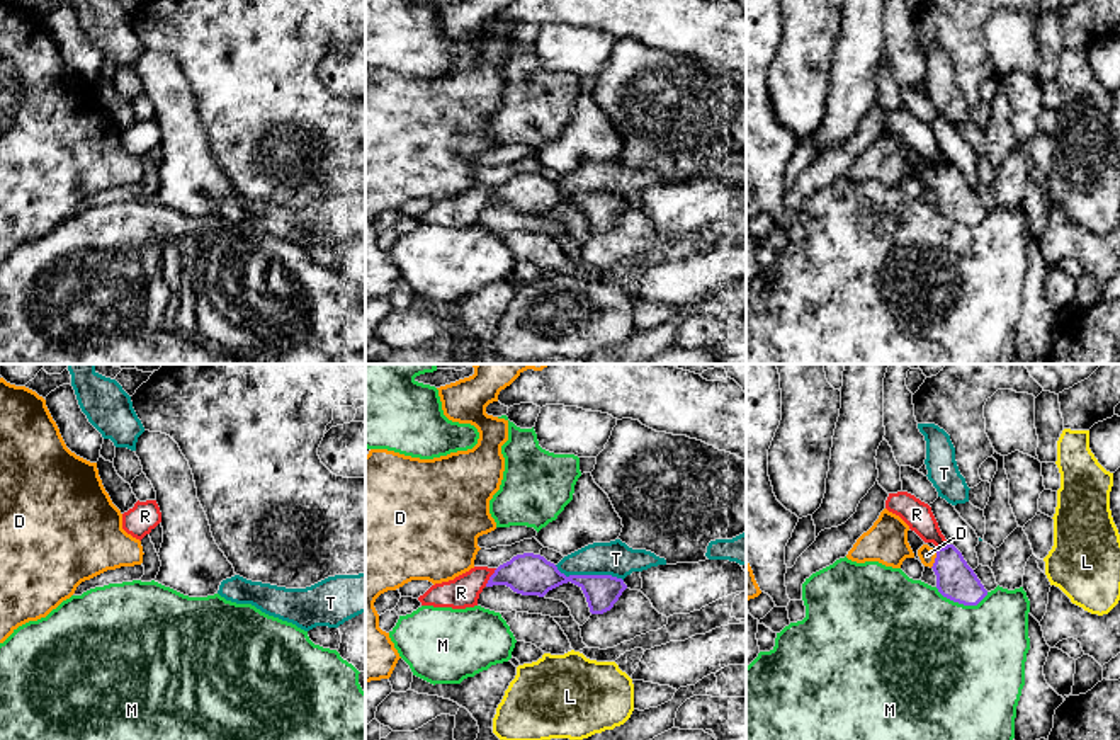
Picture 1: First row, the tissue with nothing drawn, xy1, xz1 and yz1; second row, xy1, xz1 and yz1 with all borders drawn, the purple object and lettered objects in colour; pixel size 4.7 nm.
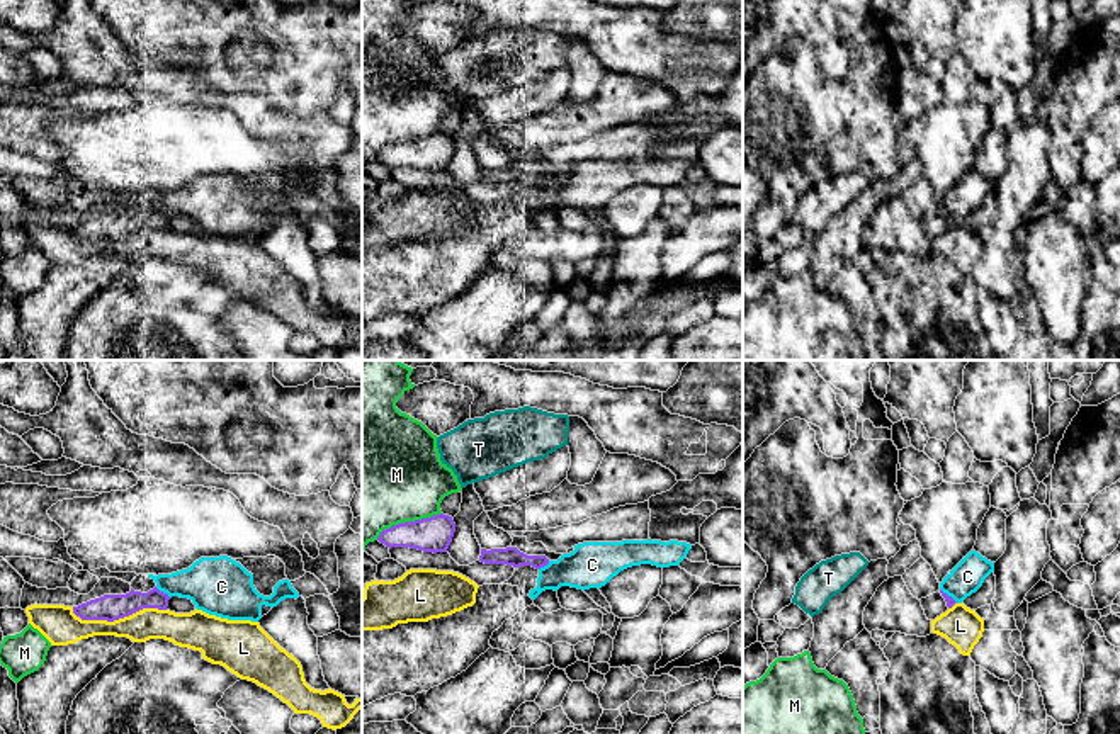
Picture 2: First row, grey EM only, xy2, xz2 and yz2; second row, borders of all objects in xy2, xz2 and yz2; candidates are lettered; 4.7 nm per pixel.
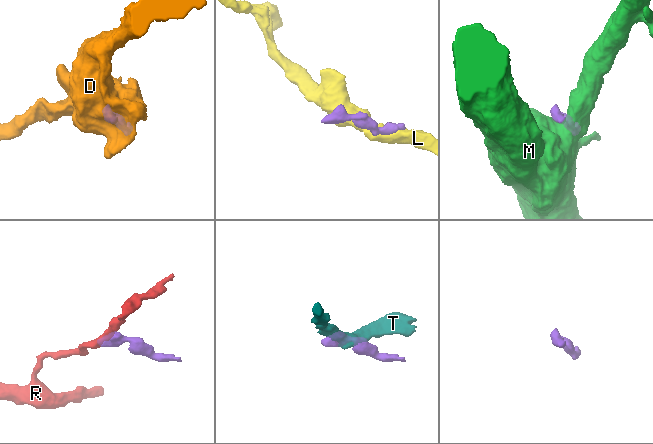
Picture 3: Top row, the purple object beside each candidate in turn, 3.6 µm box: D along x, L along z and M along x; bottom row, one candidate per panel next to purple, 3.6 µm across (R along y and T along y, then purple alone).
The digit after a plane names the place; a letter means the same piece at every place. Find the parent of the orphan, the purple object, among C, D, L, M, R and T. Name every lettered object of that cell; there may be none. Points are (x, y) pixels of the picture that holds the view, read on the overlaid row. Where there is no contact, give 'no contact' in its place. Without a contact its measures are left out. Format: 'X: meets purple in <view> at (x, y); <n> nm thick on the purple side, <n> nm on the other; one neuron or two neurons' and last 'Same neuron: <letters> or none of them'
C: meets purple in xy2 at (162, 592); 130 nm thick on the purple side, 260 nm on the other; two neurons
D: meets purple in yz1 at (935, 560); 190 nm thick on the purple side, 80 nm on the other; one neuron
L: meets purple in xy2 at (118, 619); 130 nm thick on the purple side, 150 nm on the other; two neurons
M: meets purple in xz2 at (407, 522); 170 nm thick on the purple side, 480 nm on the other; two neurons
R: meets purple in xz1 at (490, 577); 200 nm thick on the purple side, 150 nm on the other; two neurons
T: meets purple in xz1 at (588, 575); 180 nm thick on the purple side, 170 nm on the other; two neurons
Same neuron: D

